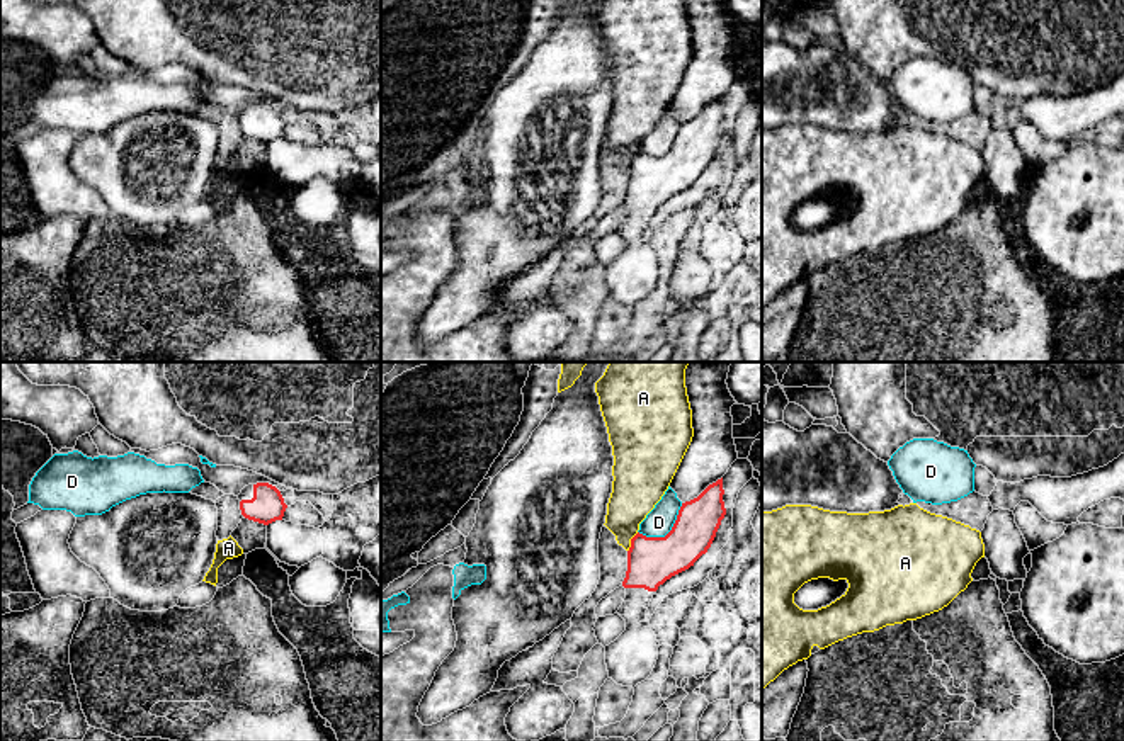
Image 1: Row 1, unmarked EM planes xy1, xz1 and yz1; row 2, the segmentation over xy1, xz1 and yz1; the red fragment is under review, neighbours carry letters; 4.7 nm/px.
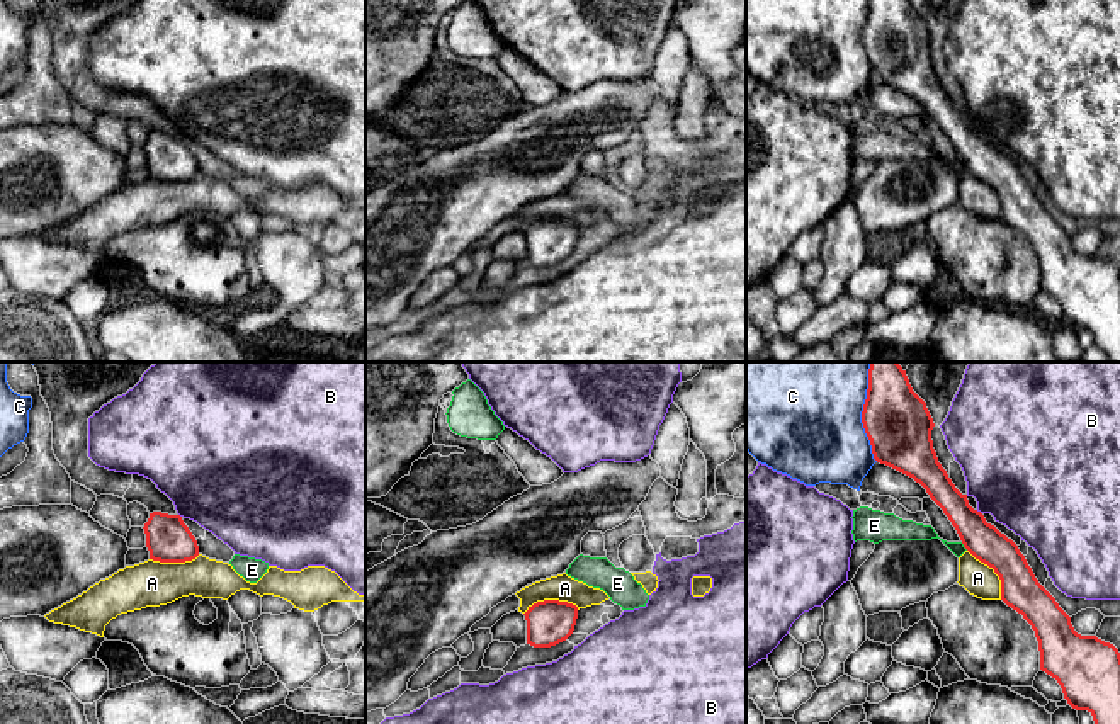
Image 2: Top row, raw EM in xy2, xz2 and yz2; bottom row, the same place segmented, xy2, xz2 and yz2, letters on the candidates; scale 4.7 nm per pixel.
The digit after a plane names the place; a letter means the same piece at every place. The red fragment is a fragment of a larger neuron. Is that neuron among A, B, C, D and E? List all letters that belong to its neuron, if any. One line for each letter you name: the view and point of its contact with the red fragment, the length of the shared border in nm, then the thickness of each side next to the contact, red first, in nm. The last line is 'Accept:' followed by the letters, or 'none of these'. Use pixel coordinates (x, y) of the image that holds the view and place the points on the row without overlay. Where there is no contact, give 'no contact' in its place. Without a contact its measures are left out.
Accept: none of these

